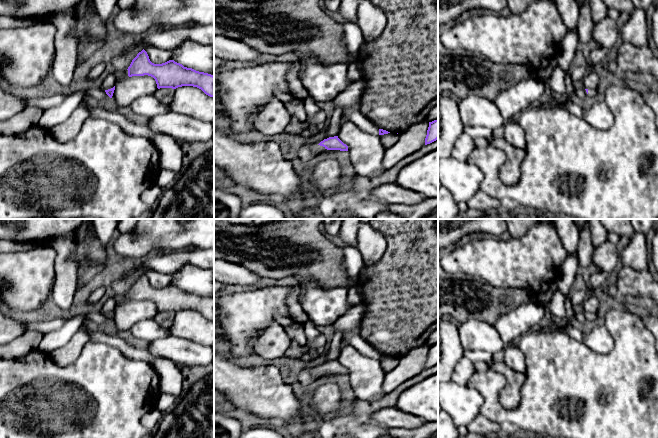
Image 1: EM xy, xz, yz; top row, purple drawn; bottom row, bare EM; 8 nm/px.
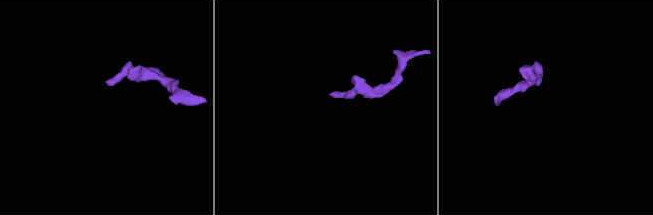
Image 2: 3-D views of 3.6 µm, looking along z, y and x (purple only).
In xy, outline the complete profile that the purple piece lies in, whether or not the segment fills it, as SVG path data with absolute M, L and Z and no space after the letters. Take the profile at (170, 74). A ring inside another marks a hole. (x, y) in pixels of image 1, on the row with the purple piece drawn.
M144 49L132 60L127 70L129 77L144 75L153 77L158 89L193 86L201 89L206 95L214 97L213 75L184 67L174 60L154 64Z

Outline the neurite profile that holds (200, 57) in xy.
M191 40L172 50L172 60L184 67L214 75L214 46Z

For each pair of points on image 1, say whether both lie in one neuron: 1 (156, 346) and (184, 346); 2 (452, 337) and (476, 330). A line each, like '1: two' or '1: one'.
1: one
2: two

